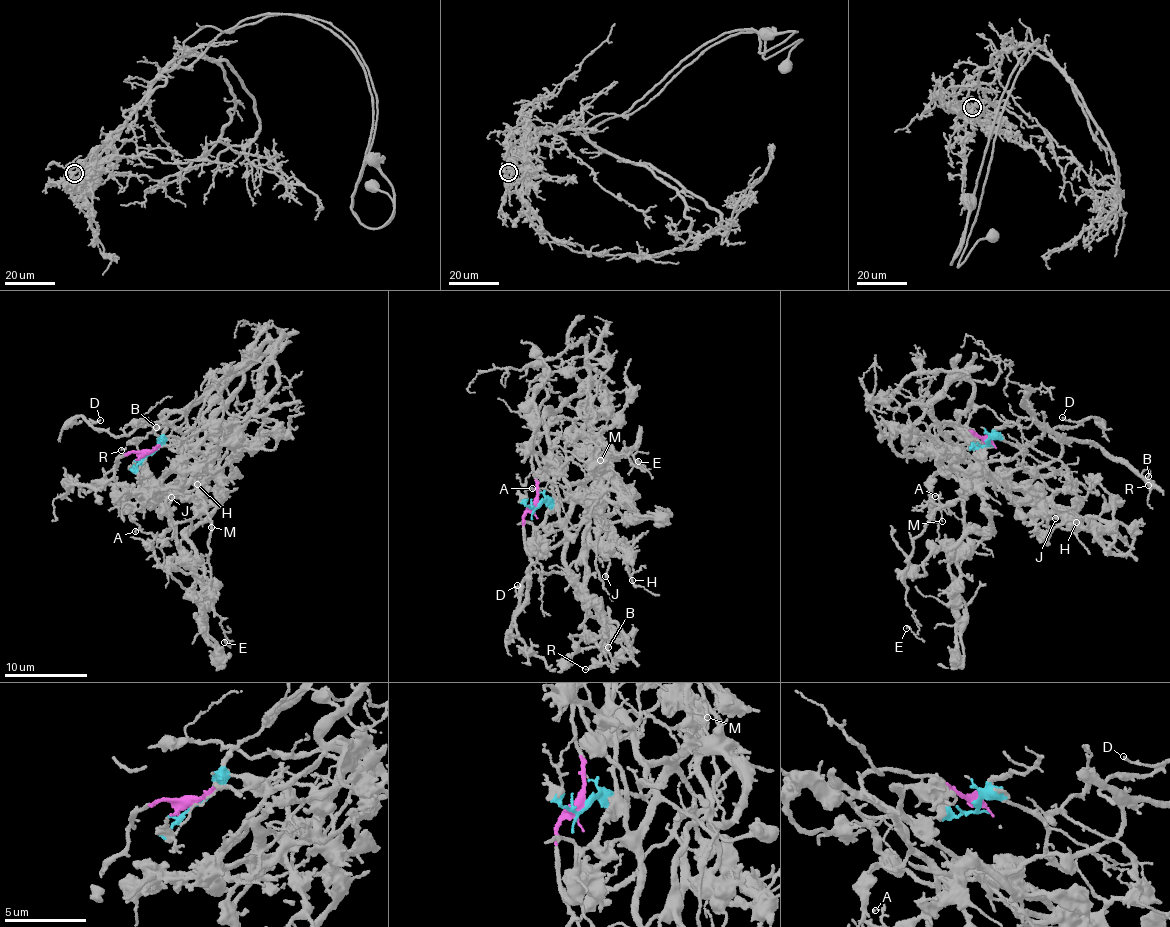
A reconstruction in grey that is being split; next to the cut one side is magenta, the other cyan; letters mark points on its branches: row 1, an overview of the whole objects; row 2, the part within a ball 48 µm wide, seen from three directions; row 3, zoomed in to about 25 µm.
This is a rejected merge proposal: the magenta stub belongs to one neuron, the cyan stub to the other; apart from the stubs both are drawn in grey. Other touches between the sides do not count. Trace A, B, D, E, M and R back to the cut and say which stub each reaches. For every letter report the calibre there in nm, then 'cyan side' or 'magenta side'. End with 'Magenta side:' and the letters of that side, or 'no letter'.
A: calibre 140 nm; cyan side
B: calibre 130 nm; cyan side
D: calibre 110 nm; cyan side
E: calibre 100 nm; cyan side
M: calibre 90 nm; cyan side
R: calibre 110 nm; cyan side
Magenta side: no letter

